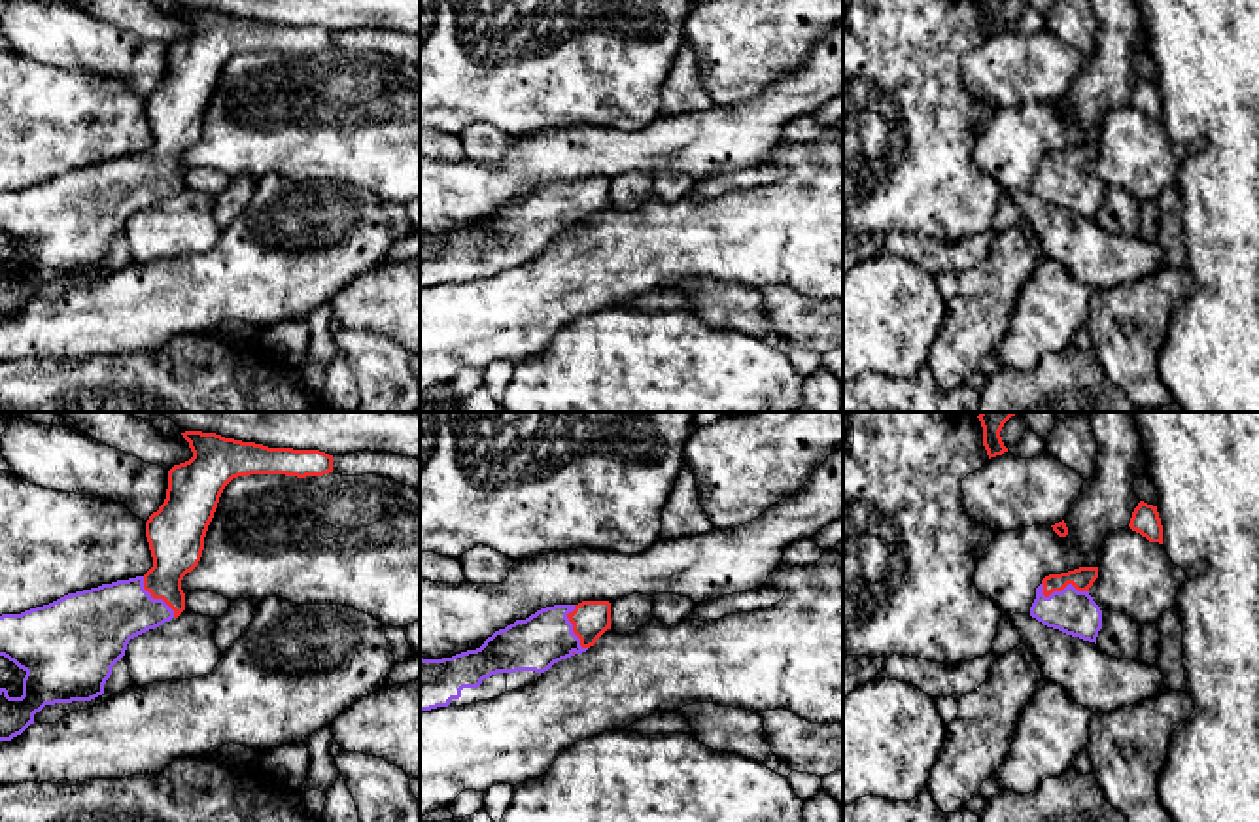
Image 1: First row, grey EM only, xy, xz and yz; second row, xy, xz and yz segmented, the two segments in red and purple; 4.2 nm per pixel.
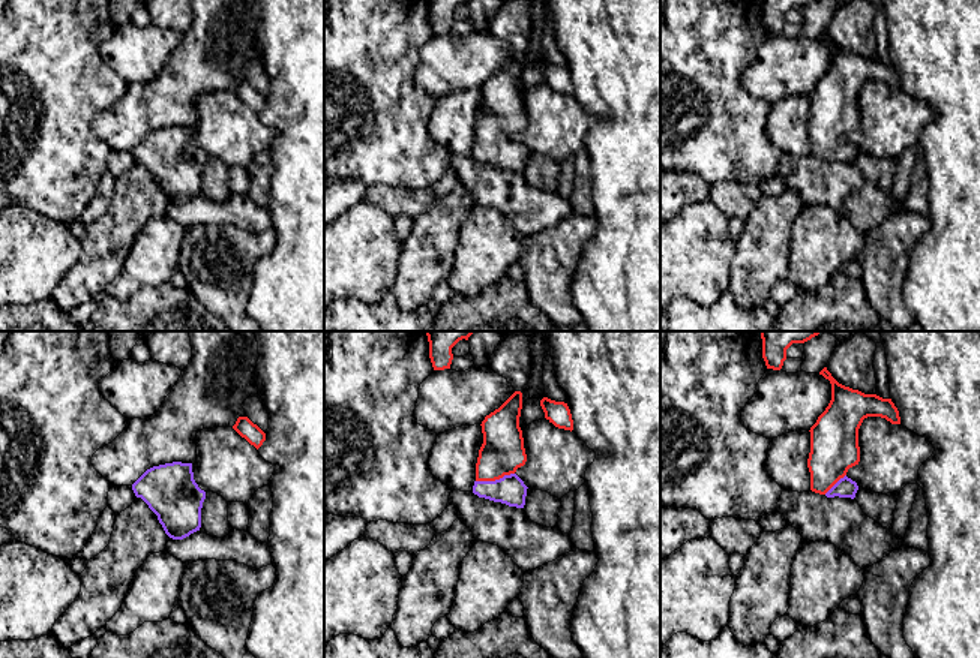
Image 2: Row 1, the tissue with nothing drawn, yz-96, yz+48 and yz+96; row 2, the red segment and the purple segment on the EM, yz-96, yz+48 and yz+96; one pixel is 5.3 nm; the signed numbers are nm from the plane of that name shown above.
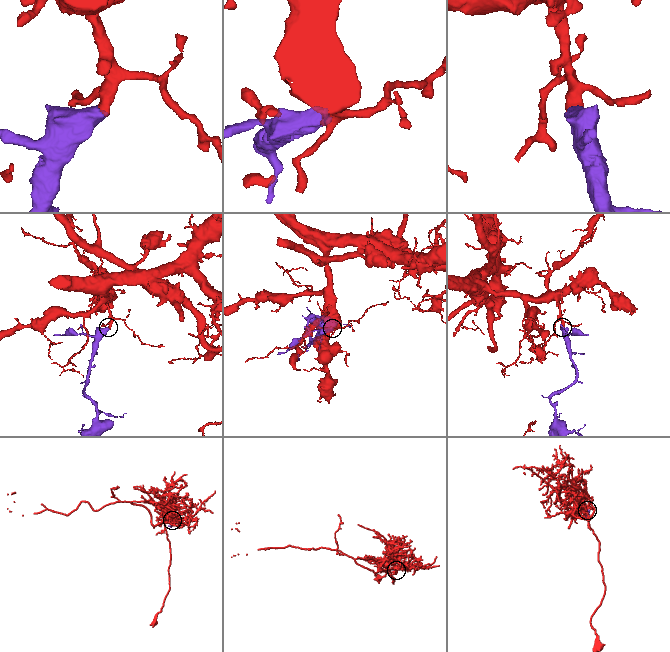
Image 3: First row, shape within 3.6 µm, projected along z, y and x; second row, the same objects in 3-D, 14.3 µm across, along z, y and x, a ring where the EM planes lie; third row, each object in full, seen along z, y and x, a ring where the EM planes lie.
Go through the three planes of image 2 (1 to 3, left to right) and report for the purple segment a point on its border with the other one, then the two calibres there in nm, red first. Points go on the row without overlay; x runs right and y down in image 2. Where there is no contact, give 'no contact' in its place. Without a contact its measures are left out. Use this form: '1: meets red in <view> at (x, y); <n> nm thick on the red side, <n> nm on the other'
1: no contact
2: meets red in yz+48 at (494, 144); 240 nm thick on the red side, 160 nm on the other
3: meets red in yz+96 at (835, 147); 260 nm thick on the red side, 110 nm on the other

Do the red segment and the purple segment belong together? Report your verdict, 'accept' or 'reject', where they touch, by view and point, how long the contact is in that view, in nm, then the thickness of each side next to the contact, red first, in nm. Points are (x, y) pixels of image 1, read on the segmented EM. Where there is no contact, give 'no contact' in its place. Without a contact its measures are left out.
accept | yz (1061, 590) | 200 nm | 100/190 nm

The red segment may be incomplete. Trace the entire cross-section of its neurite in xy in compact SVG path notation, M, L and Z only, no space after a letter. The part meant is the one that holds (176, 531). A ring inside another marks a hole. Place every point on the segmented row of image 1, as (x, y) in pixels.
M202 431L181 435L193 457L168 471L166 499L146 522L153 567L144 576L0 616L0 656L26 673L21 697L0 688L0 741L21 735L45 705L102 695L129 641L185 610L181 580L198 565L208 525L233 478L333 472L333 455L319 450L268 448Z

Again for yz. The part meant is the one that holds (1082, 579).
M1079 567L1049 574L1036 588L1030 616L1047 627L1095 642L1102 629L1102 610L1089 595L1098 567Z

